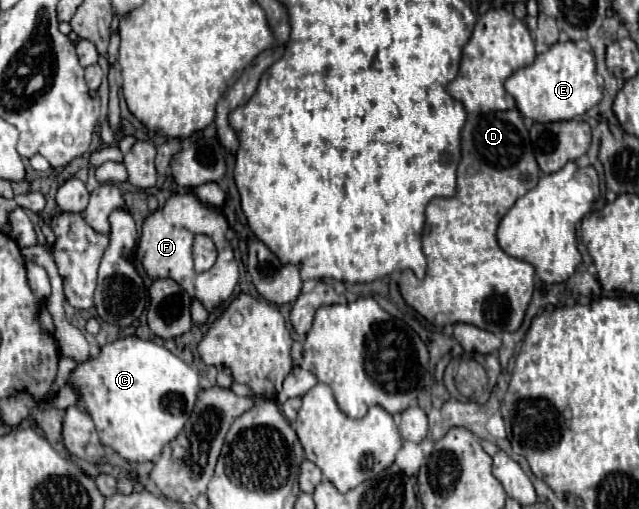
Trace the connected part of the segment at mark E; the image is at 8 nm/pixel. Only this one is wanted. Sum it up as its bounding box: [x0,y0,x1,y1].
[504,41,602,123]

